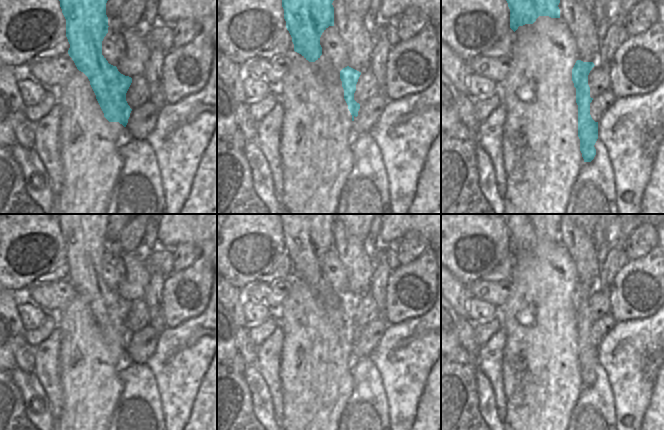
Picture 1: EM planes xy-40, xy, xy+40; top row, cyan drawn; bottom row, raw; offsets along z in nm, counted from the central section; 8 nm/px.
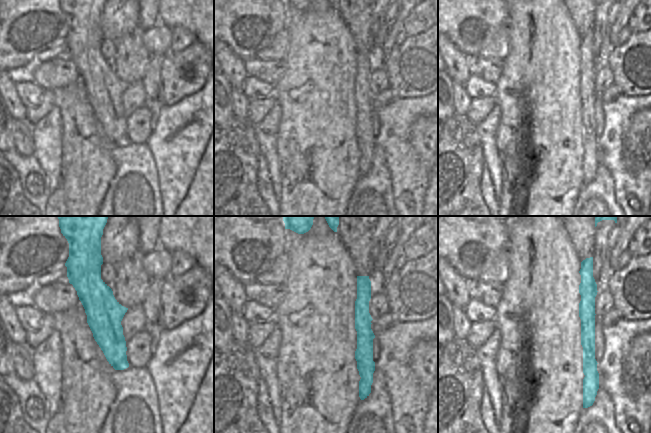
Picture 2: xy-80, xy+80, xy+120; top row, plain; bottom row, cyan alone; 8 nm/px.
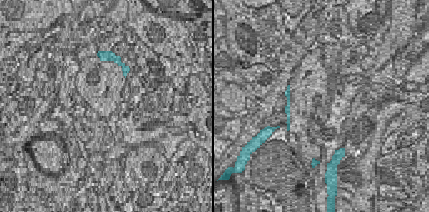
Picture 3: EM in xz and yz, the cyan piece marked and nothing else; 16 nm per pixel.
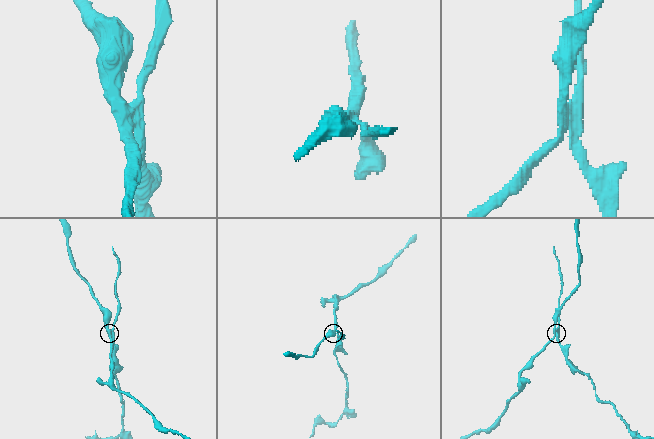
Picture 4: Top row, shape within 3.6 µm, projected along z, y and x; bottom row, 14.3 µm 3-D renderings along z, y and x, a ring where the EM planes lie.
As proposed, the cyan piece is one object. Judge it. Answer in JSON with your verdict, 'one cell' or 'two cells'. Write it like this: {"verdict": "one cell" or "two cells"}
{"verdict": "two cells"}

